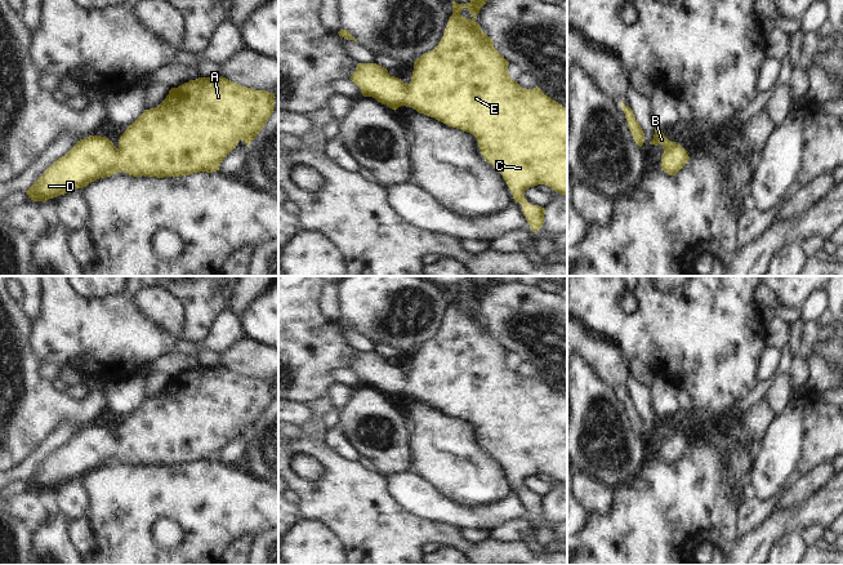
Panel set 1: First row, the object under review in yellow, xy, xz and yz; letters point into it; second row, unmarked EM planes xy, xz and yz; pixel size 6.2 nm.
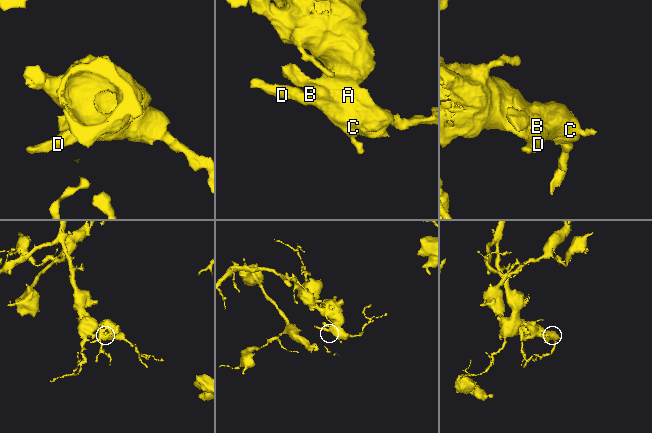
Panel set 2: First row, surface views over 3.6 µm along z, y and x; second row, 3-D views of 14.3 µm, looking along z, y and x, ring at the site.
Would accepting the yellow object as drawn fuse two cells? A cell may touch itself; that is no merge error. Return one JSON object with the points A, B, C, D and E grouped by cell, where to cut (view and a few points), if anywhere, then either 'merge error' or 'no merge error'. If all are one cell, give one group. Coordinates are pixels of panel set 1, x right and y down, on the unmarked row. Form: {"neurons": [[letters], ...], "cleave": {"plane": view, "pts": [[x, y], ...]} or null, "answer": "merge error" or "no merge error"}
{"neurons": [["A", "B", "C", "D", "E"]], "cleave": null, "answer": "no merge error"}

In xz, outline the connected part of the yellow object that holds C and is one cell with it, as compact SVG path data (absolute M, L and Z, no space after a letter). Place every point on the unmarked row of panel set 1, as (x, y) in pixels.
M476 276L472 279L469 292L452 290L452 304L440 333L414 351L409 373L391 365L387 357L376 352L357 352L351 369L361 378L363 386L373 386L394 400L401 395L412 396L419 402L473 423L483 448L503 464L514 490L522 494L522 502L531 520L536 521L543 516L545 498L531 494L525 488L525 480L538 473L545 473L561 484L567 484L567 397L544 383L539 375L522 377L509 365L509 351L494 337L492 328L481 319L474 308L481 297L492 286L478 285L474 282Z

